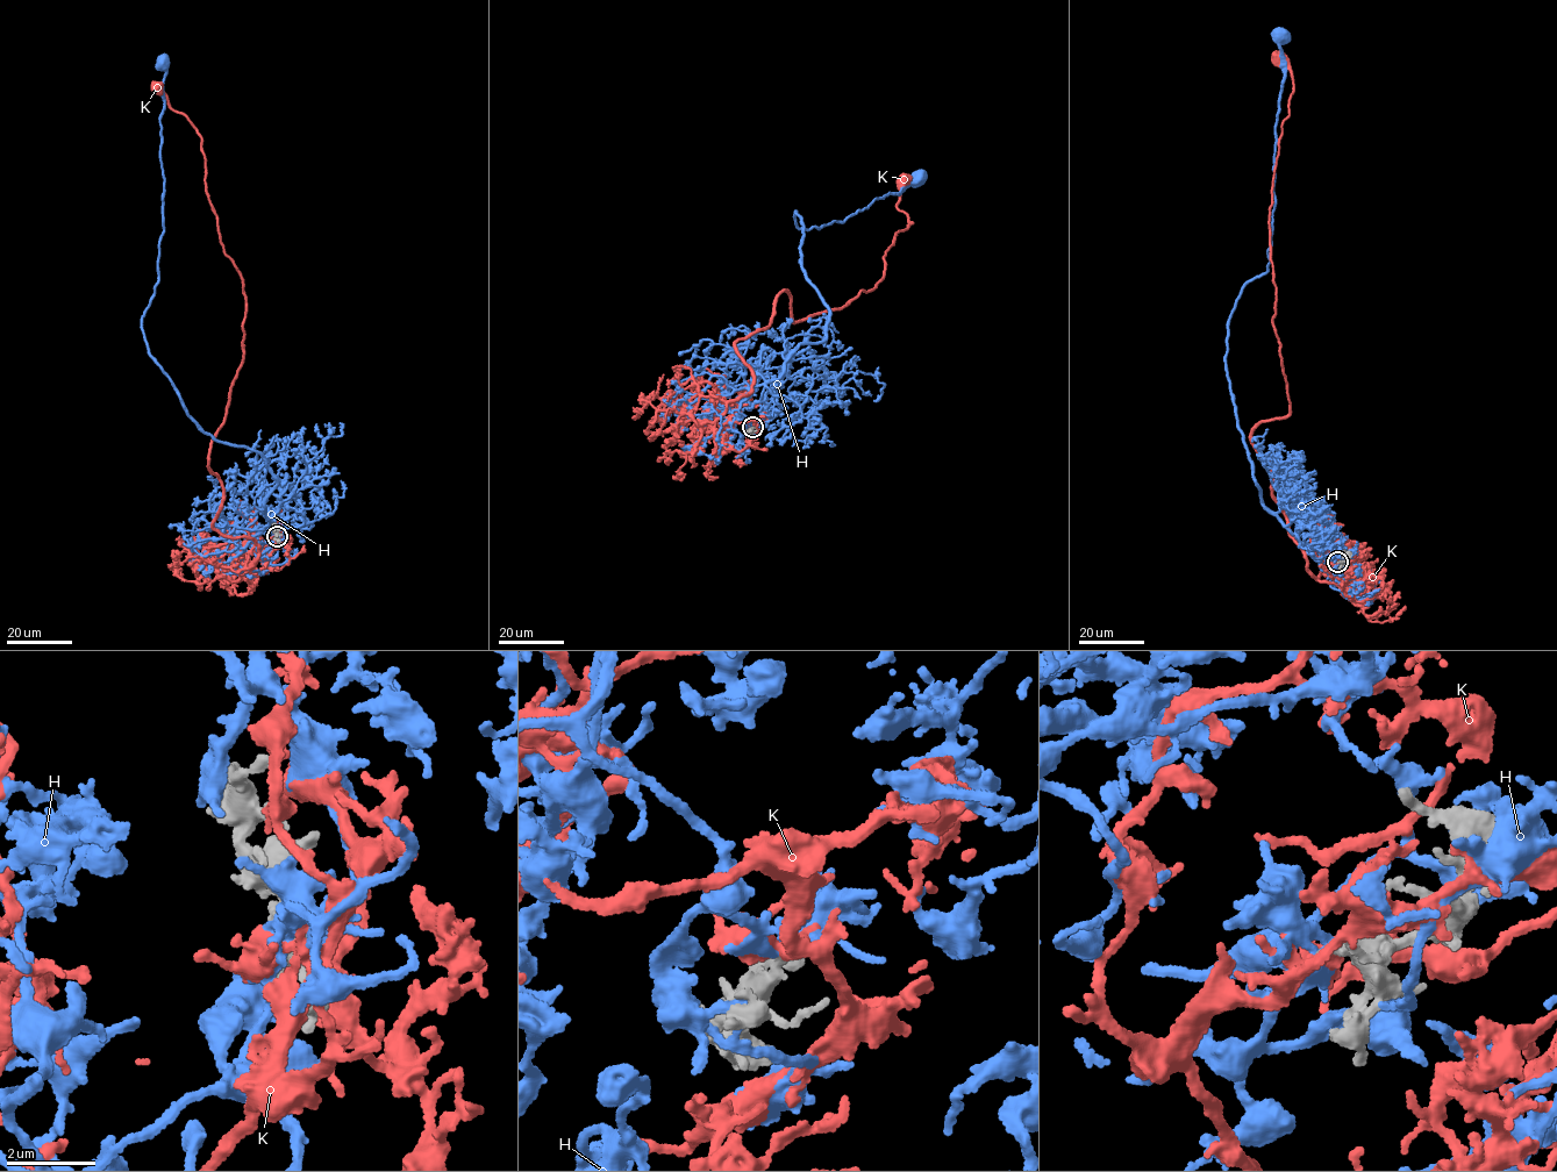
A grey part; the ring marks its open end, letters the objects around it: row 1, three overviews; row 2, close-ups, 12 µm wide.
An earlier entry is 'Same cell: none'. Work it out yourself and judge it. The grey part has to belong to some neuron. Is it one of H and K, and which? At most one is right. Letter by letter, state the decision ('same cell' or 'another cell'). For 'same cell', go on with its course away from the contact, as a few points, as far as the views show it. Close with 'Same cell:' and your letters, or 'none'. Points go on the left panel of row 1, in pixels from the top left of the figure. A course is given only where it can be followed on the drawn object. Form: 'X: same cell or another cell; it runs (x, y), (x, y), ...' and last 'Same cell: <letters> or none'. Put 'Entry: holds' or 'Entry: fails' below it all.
H: another cell
K: same cell; it runs (277, 536), (250, 569), (255, 541), (213, 527), (208, 451), (245, 295), (198, 130), (158, 90)
Same cell: K
Entry: fails

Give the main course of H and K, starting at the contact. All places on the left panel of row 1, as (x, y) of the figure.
H: (277, 536), (259, 555), (254, 537), (269, 521), (271, 467), (202, 430), (141, 323), (163, 229), (162, 63)
K: (277, 536), (250, 569), (255, 541), (213, 527), (208, 451), (245, 295), (198, 130), (158, 90)

